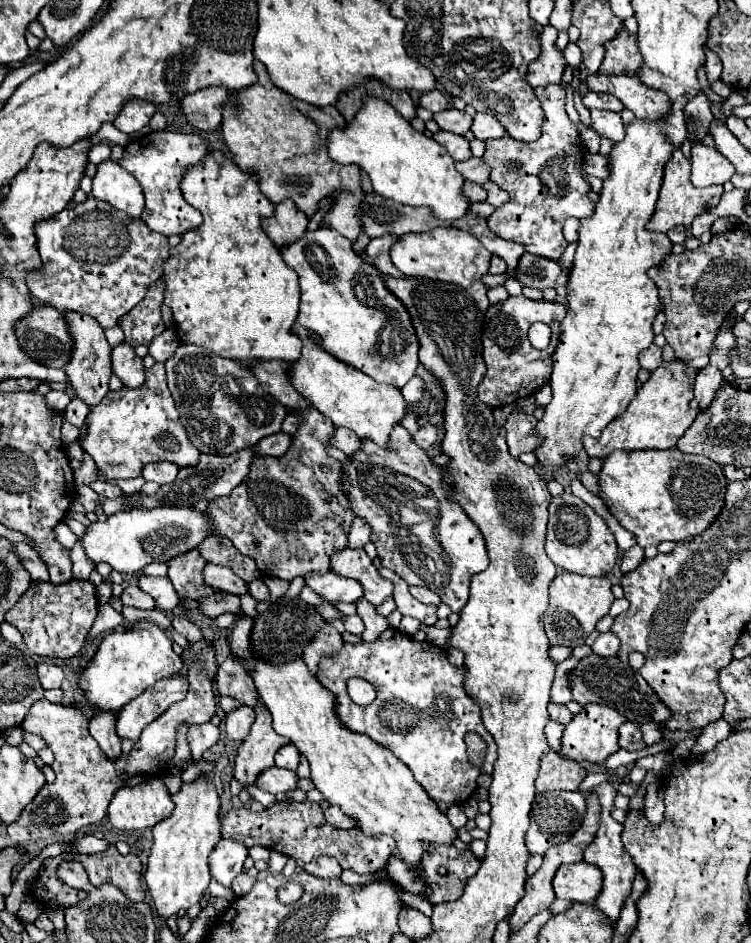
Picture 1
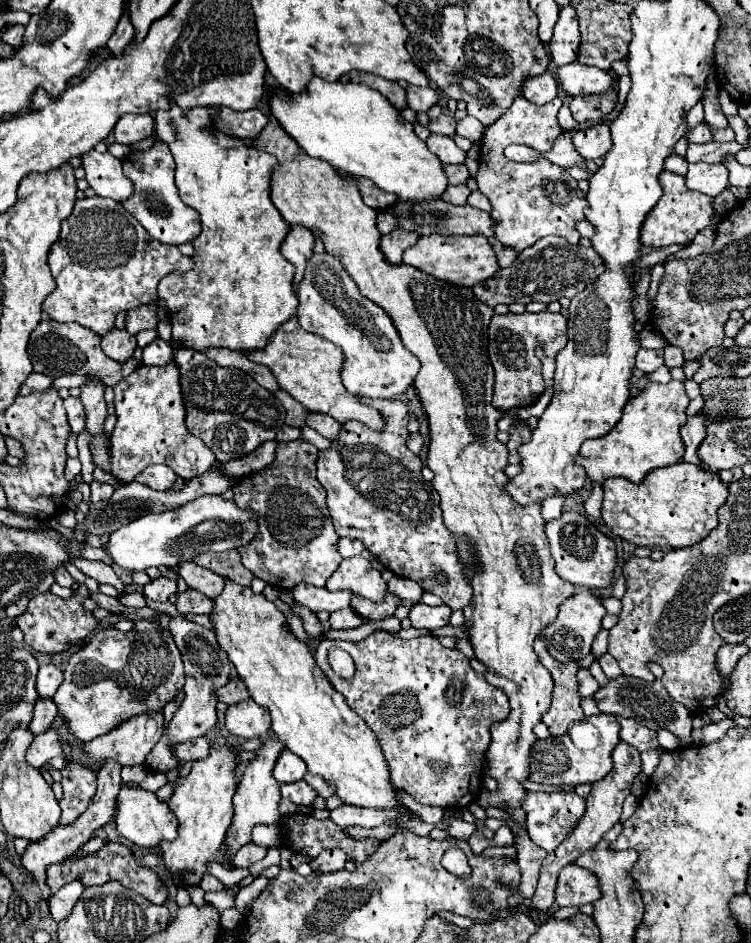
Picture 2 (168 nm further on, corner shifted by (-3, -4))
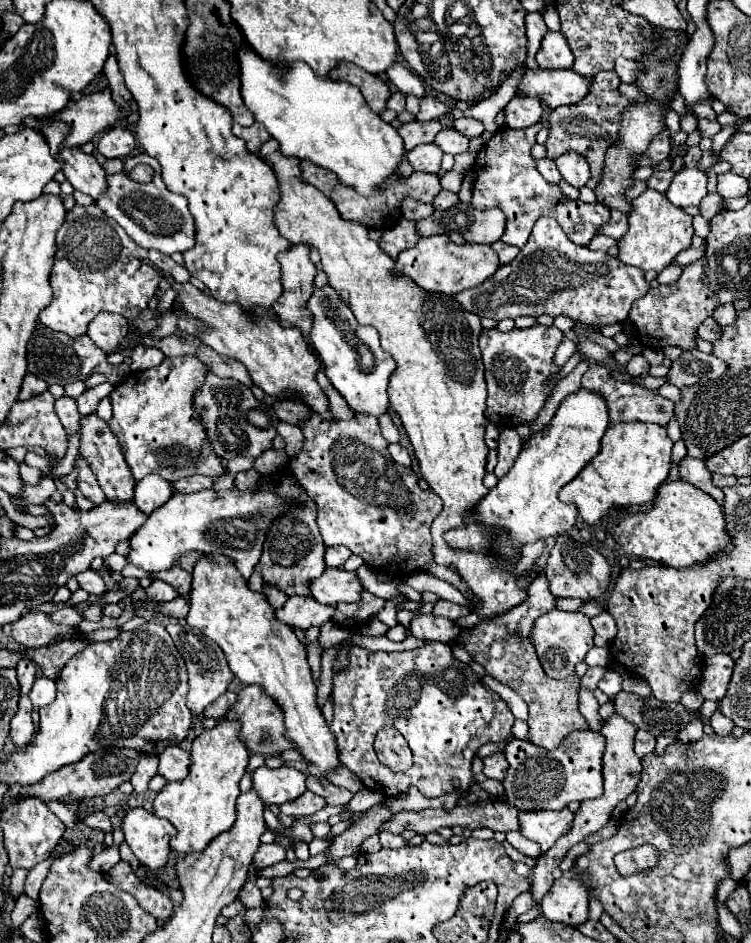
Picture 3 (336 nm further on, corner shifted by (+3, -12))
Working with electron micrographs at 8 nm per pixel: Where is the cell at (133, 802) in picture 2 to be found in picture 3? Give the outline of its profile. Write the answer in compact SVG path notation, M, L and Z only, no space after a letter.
M128 808L122 828L126 844L144 868L160 870L166 866L172 852L170 840L176 836L176 828L168 820L162 820L144 808Z

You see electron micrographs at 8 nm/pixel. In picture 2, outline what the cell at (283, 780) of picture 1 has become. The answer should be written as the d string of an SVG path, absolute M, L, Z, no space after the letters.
M304 780L292 782L292 784L282 784L280 790L282 790L284 798L292 800L294 804L304 804L304 806L310 806L314 802L314 798L318 796L316 790L312 790Z

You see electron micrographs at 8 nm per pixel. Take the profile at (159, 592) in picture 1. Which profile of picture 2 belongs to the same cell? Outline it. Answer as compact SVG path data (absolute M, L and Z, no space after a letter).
M162 576L144 586L144 596L154 602L168 602L168 598L176 592L176 580Z

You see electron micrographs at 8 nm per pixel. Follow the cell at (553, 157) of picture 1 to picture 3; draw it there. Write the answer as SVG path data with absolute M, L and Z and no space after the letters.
M536 122L530 128L522 130L498 130L494 138L480 148L472 172L476 176L474 190L472 190L472 204L476 208L490 208L498 206L506 212L506 232L502 240L506 244L514 244L522 248L530 236L530 230L534 222L540 216L550 216L556 218L558 224L564 228L564 232L570 236L570 240L578 246L588 246L590 240L598 234L600 226L610 220L610 208L594 202L586 204L582 200L570 200L568 196L562 194L562 190L556 184L546 182L540 172L534 168L534 158L530 154L532 146L536 144L536 134L542 126Z

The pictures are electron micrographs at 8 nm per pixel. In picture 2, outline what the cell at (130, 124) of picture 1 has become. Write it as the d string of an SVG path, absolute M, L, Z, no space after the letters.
M124 114L114 128L114 140L120 144L134 144L152 134L154 118L150 114Z

